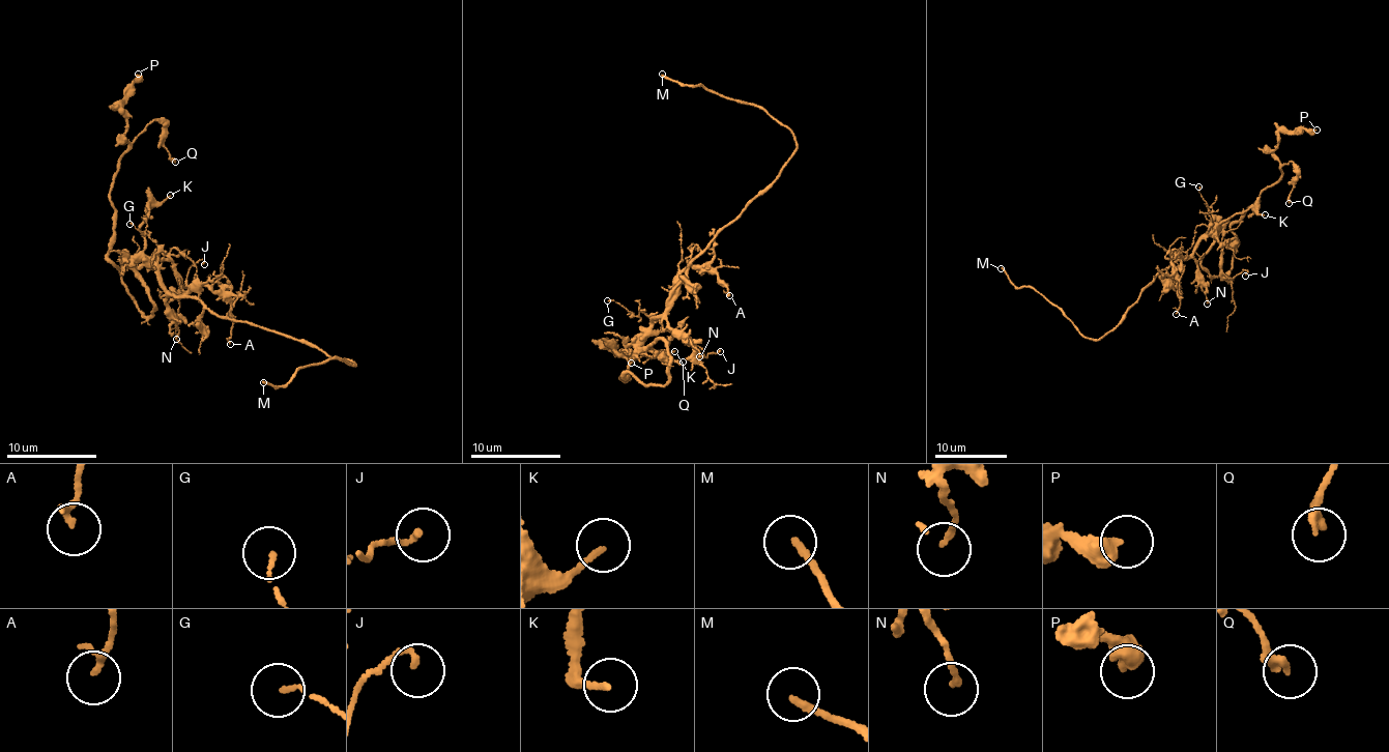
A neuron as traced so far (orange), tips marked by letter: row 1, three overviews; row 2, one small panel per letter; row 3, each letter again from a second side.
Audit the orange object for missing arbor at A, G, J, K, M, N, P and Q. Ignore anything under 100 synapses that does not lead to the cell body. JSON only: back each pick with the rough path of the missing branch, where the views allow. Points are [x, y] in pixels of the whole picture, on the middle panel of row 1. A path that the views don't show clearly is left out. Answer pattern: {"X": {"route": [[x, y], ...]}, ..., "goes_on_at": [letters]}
{"goes_on_at": ["M"]}

